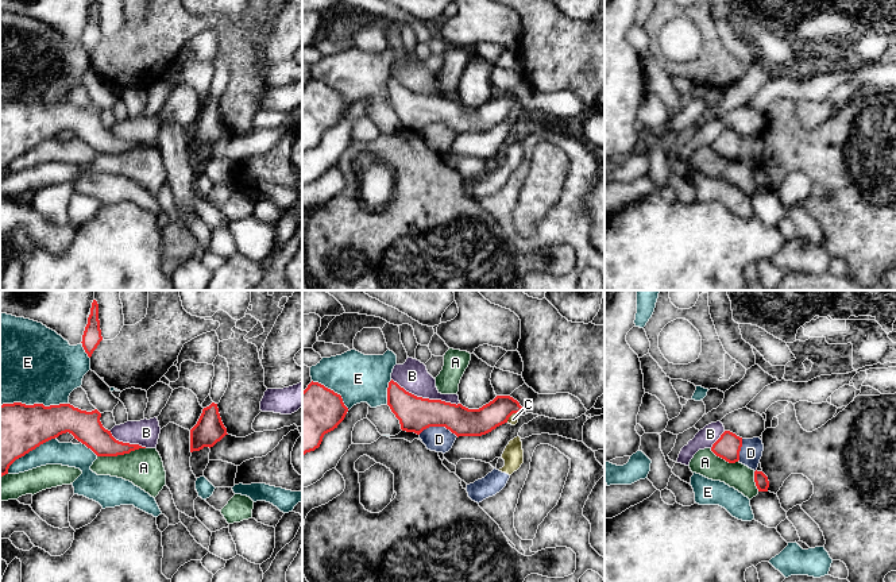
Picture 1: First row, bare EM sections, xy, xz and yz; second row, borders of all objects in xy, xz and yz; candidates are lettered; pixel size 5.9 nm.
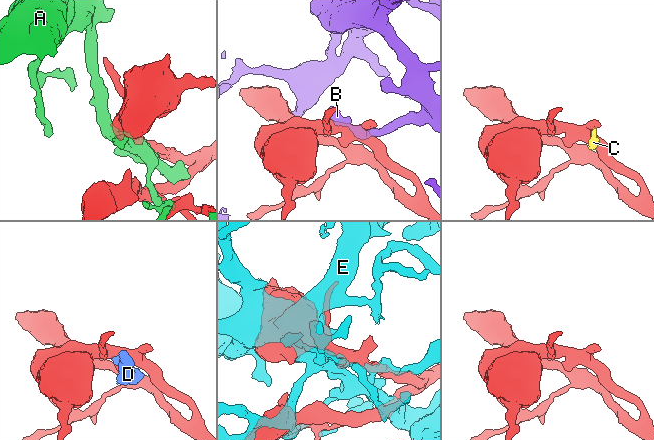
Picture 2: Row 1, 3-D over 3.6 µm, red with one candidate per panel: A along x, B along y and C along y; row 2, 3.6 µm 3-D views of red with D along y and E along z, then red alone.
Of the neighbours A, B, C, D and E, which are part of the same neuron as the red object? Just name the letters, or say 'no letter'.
no letter

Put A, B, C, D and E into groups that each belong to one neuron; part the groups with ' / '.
A / B / C D / E

